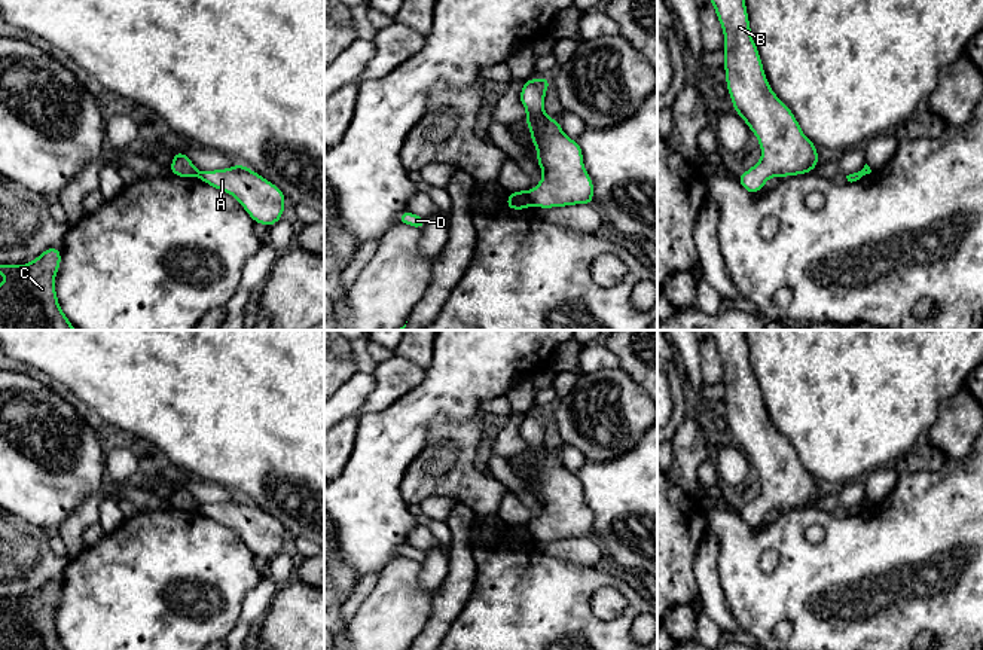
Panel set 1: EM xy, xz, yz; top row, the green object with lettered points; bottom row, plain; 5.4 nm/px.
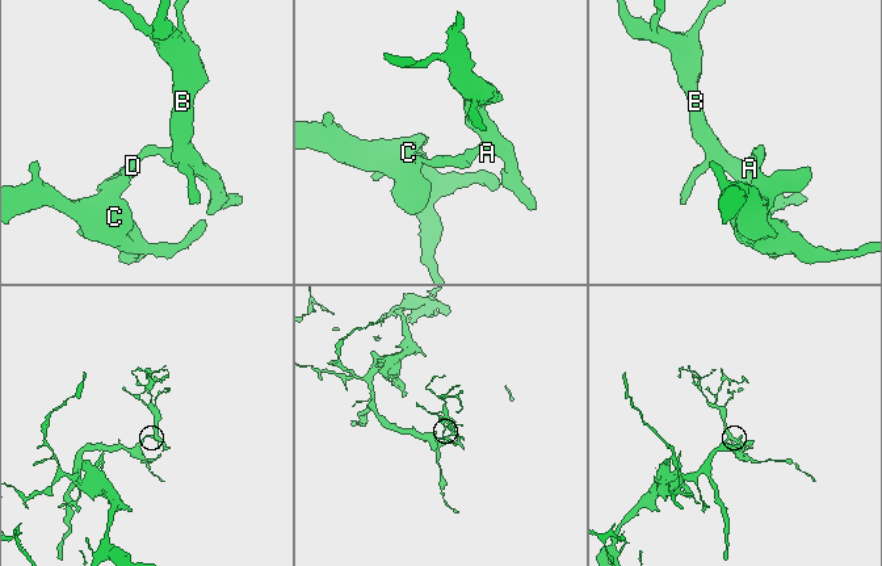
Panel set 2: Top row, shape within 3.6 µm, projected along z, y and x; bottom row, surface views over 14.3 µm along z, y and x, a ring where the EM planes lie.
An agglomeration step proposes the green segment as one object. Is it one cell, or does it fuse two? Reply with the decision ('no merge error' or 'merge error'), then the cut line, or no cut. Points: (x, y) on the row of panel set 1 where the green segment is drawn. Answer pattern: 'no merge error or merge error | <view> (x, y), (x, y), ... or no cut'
merge error | xz (527, 192), (533, 203)

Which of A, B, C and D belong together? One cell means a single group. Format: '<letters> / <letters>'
A B / C D

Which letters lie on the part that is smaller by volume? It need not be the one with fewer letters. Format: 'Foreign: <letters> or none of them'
Foreign: A, B

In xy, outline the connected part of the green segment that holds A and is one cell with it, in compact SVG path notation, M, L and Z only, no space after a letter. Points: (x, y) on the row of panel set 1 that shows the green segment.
M242 164L226 170L199 171L196 177L232 195L254 223L271 228L283 219L286 196L281 189Z

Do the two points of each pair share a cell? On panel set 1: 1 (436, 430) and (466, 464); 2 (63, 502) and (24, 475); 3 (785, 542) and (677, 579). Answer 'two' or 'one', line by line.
1: one
2: one
3: two

